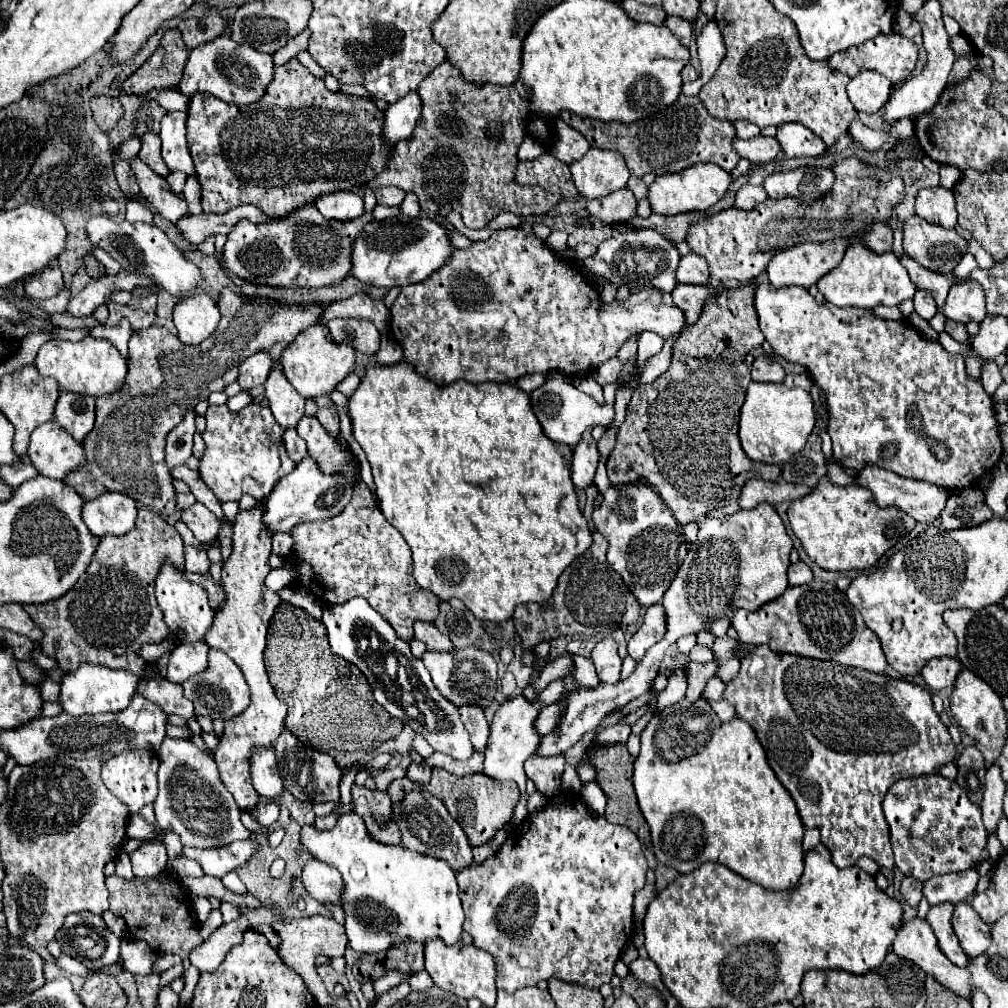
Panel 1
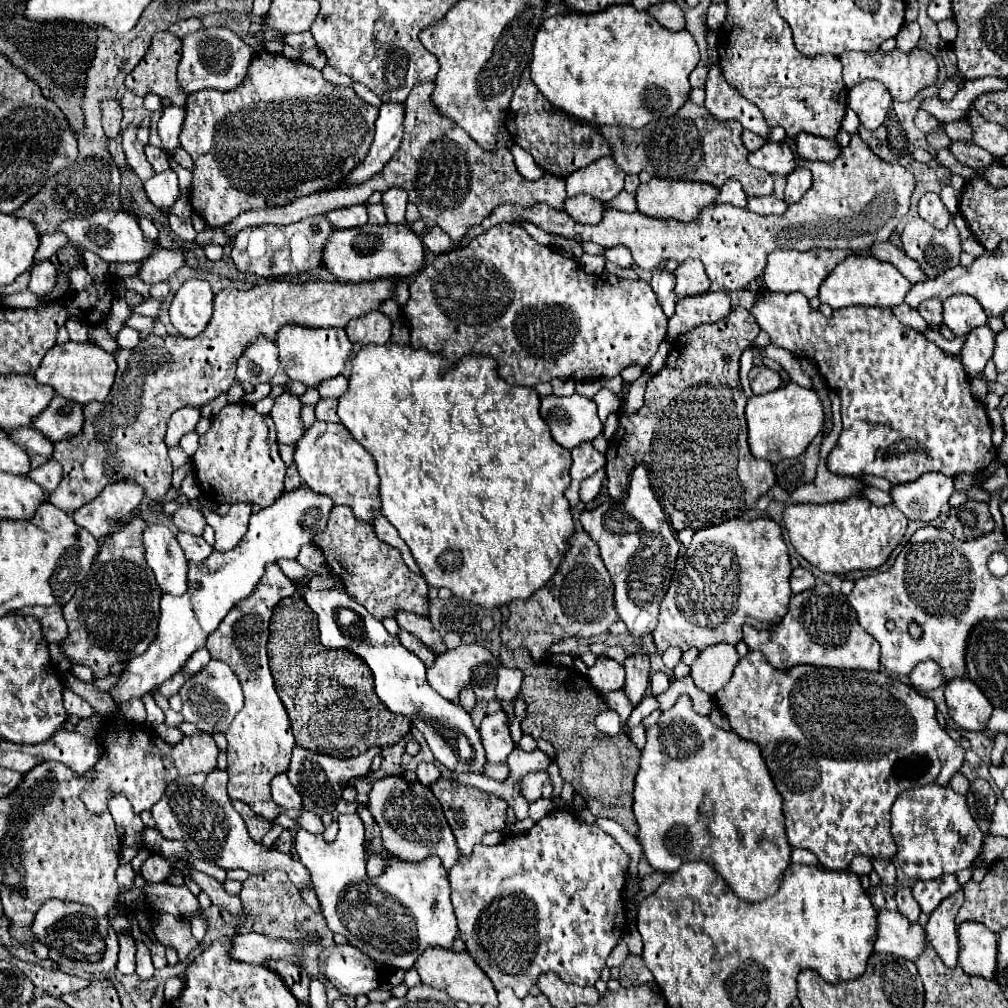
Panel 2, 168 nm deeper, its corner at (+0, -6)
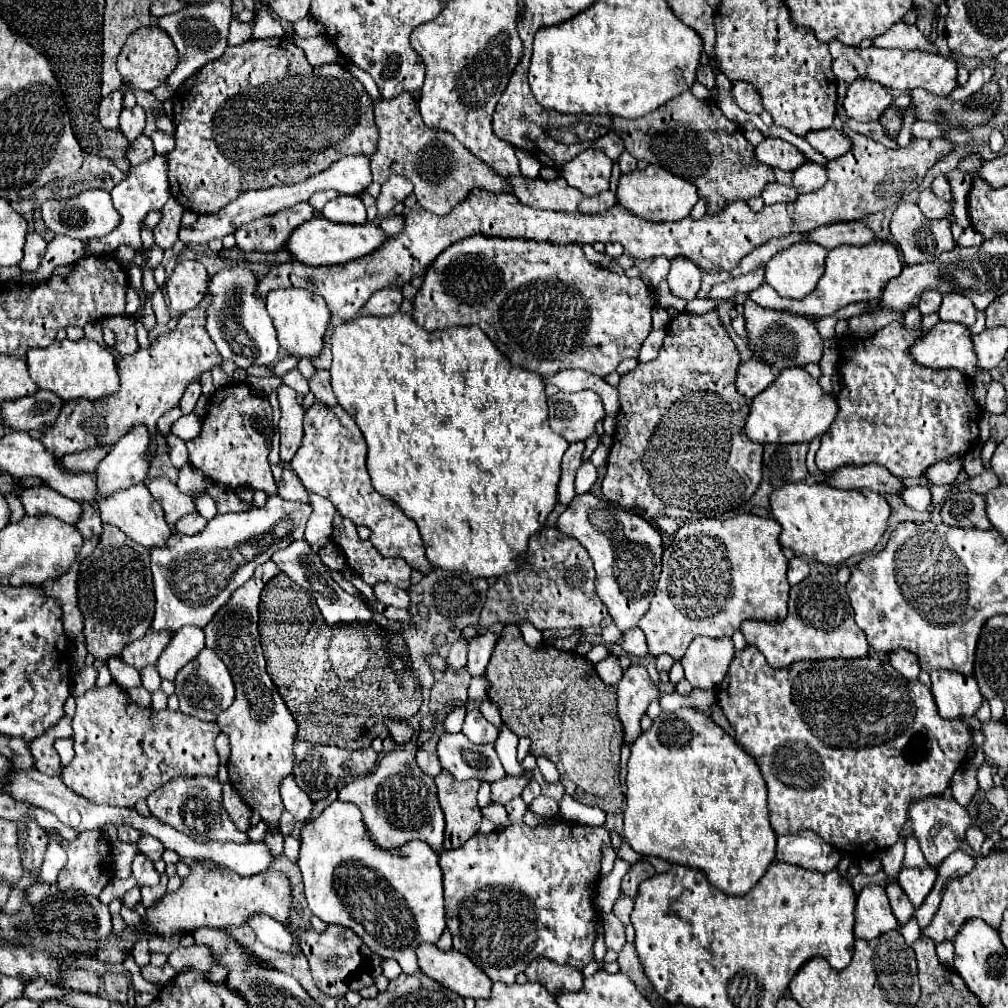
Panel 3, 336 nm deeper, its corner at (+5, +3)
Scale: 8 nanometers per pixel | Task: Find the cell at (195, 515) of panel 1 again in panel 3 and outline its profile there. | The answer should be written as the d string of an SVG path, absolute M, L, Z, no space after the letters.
M164 476L152 480L148 484L148 490L156 498L156 502L162 506L164 518L166 518L166 522L170 526L176 524L182 516L196 512L196 506L192 502L192 498L186 496L186 494L182 494L178 490L178 486L174 482L170 482L168 478L164 478Z

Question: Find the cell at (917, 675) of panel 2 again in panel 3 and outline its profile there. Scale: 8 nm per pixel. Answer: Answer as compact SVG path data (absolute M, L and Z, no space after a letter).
M896 650L890 654L890 662L892 666L908 680L918 680L920 674L920 660L916 658L916 654L908 652L908 650Z

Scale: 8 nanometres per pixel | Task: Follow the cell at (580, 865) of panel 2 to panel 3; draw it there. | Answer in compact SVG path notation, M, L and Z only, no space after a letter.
M554 818L548 826L546 824L538 824L534 828L520 824L520 826L508 826L508 828L498 828L490 834L474 834L464 846L456 848L456 850L444 850L440 854L440 868L444 874L444 900L446 900L446 926L452 932L454 938L454 948L462 954L466 954L478 968L482 968L486 972L486 976L492 982L506 982L512 984L516 982L516 976L520 972L524 972L528 968L528 964L536 958L548 958L554 960L556 964L568 964L574 966L578 970L582 970L592 958L592 946L596 942L596 926L600 920L598 910L594 908L594 890L592 890L592 882L596 882L600 878L600 862L602 862L602 854L604 848L610 844L610 832L604 826L584 826L584 824L574 824L562 818Z

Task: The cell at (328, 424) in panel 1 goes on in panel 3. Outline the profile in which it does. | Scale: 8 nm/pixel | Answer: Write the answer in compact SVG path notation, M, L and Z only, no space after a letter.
M318 370L310 378L310 392L316 396L316 400L324 406L336 406L336 396L330 386L330 372L328 370Z

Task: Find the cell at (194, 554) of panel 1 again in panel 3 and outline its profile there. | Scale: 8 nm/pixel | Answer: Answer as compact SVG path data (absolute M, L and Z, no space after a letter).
M188 514L176 522L174 532L192 536L192 534L200 534L200 530L204 530L204 526L206 526L206 520L200 514Z

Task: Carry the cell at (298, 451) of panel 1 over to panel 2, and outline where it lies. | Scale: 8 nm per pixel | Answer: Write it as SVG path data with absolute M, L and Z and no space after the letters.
M295 463L287 469L287 475L285 475L285 491L295 491L301 487L301 477L297 475L297 467Z

